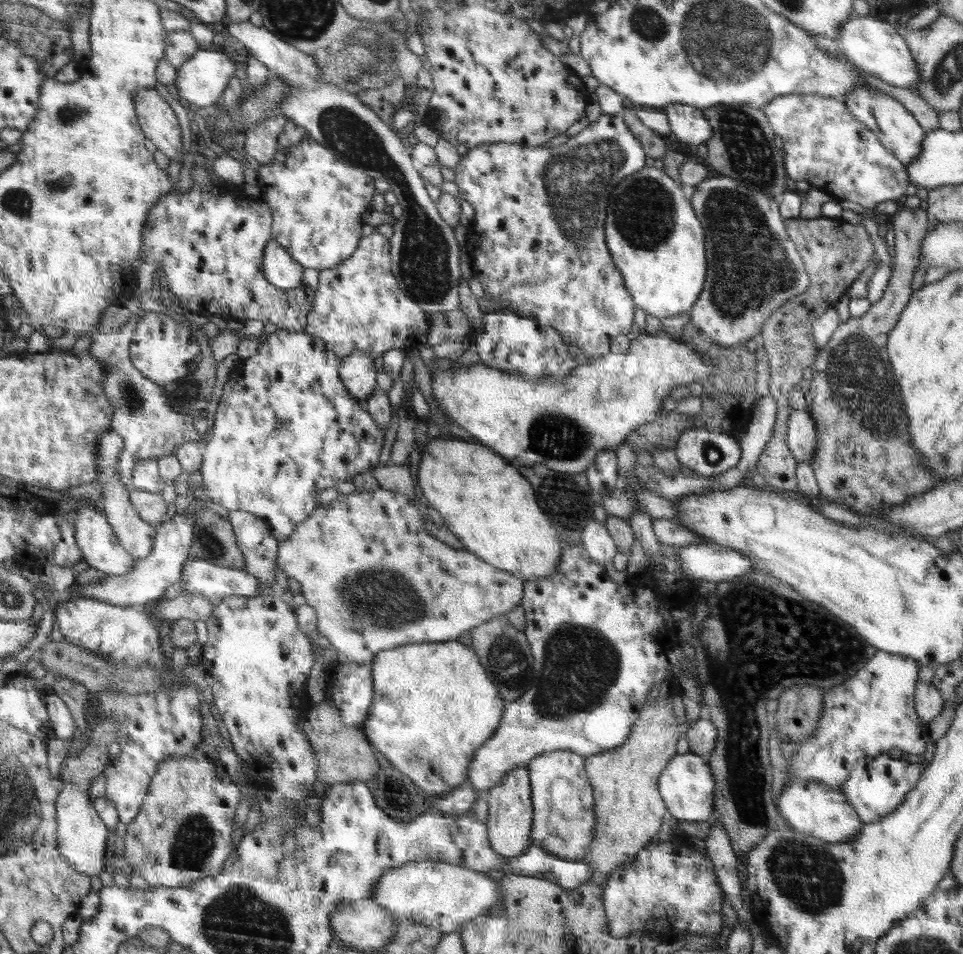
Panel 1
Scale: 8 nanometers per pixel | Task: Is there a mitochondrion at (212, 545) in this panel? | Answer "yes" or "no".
yes

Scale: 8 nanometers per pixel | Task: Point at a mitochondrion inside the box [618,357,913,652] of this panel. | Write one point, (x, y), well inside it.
(712, 454)

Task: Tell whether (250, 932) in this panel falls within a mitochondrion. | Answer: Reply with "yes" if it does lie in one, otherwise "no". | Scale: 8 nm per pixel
yes

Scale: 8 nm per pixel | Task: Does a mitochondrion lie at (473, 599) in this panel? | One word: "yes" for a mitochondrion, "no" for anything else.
no

